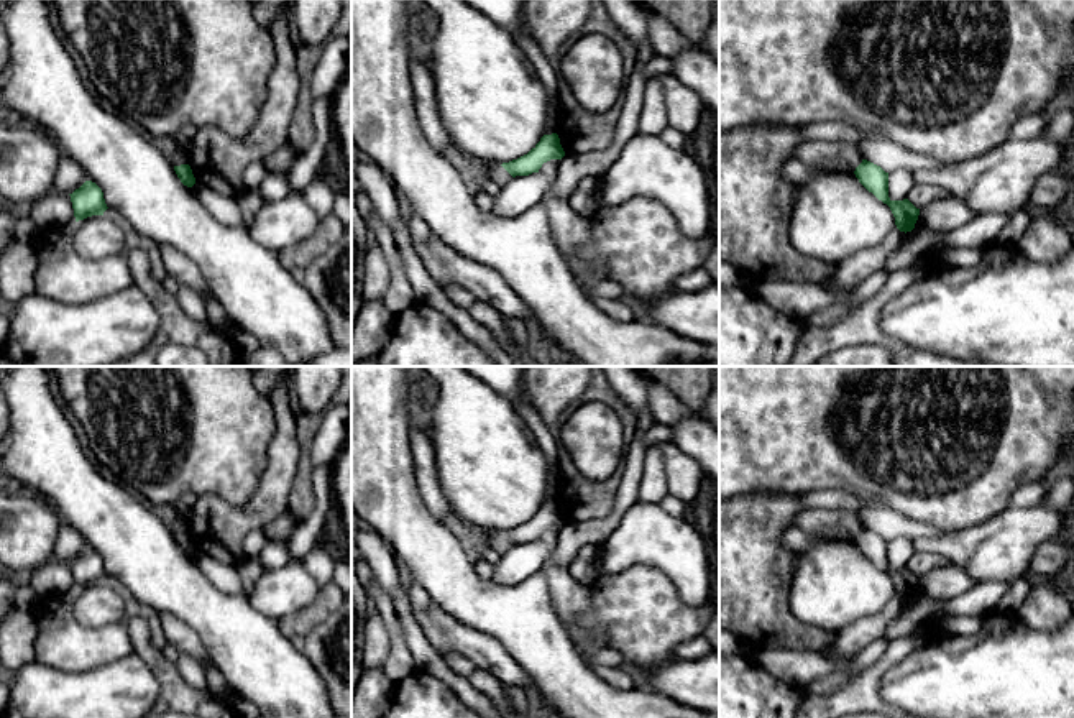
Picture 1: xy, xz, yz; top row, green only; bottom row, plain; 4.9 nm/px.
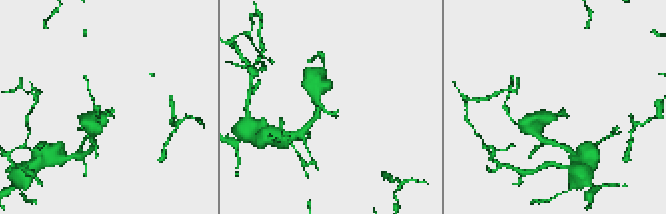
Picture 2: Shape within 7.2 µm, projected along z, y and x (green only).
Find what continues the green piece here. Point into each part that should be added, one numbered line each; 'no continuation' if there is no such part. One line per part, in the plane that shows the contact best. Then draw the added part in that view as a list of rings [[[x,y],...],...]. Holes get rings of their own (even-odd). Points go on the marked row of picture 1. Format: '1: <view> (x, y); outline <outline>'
no continuation

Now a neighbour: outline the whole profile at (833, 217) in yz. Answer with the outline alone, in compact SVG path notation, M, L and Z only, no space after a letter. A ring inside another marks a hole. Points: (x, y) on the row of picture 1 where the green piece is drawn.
M815 168L806 182L790 189L793 209L788 235L792 245L810 258L839 265L864 248L880 245L897 228L890 207L869 192L854 171Z

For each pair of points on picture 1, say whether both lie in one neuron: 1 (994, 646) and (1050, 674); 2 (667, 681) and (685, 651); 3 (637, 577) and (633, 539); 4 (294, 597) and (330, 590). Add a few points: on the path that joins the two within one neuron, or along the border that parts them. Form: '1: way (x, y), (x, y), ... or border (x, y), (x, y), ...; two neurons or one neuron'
1: way (1007, 659), (1022, 674), (1037, 674); one neuron
2: border (702, 656), (675, 659); two neurons
3: border (600, 574), (644, 564), (670, 582); two neurons
4: border (321, 587), (316, 598), (301, 612); two neurons

